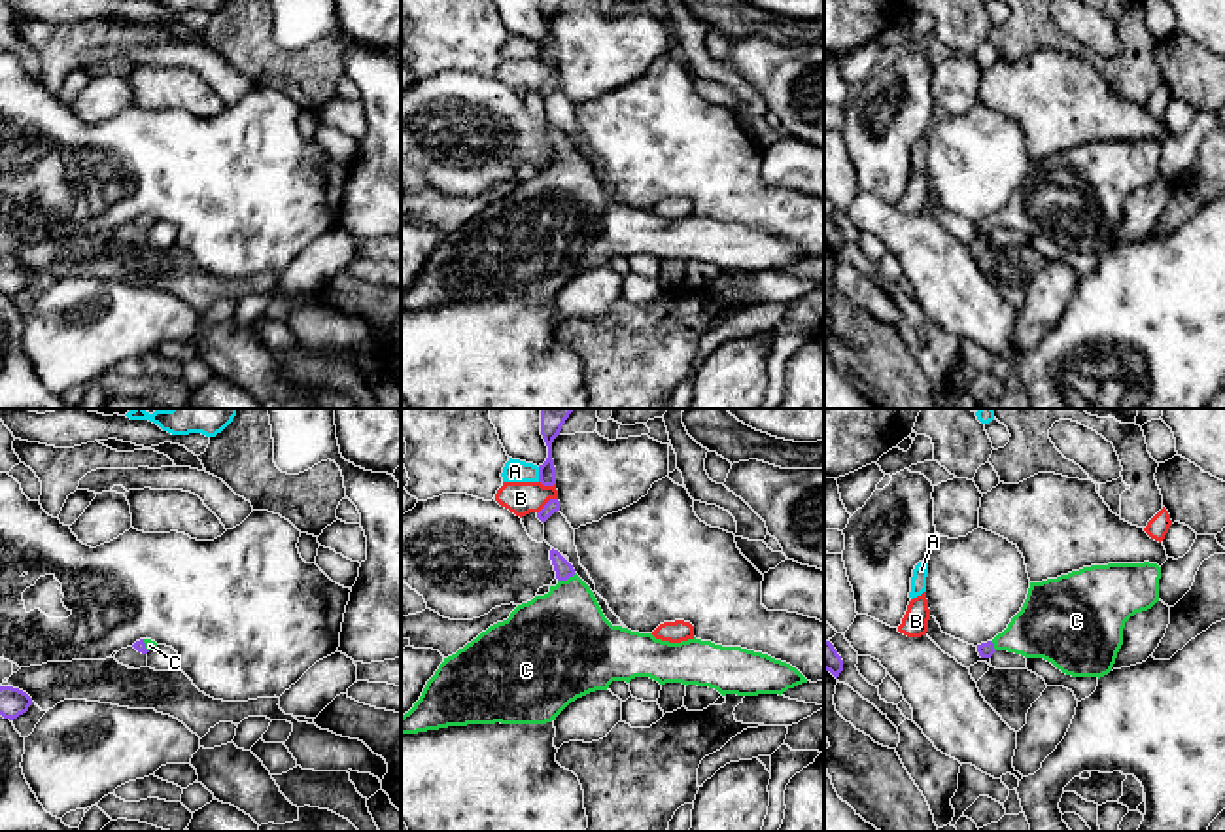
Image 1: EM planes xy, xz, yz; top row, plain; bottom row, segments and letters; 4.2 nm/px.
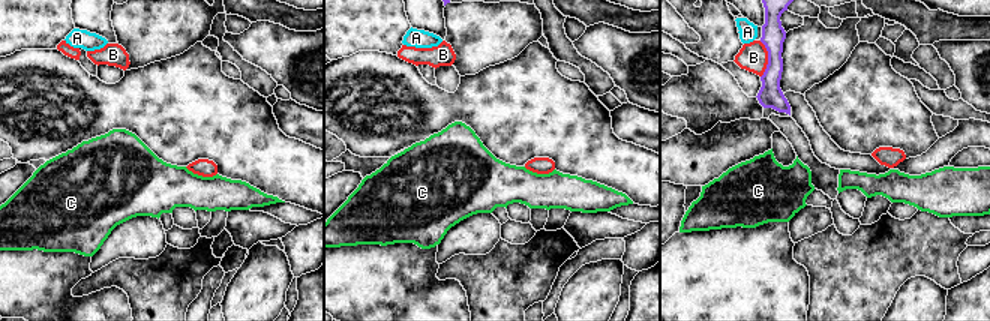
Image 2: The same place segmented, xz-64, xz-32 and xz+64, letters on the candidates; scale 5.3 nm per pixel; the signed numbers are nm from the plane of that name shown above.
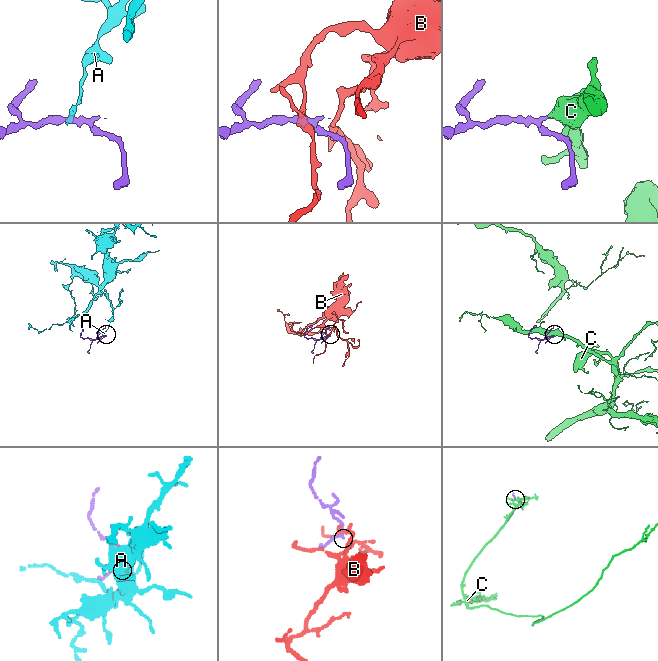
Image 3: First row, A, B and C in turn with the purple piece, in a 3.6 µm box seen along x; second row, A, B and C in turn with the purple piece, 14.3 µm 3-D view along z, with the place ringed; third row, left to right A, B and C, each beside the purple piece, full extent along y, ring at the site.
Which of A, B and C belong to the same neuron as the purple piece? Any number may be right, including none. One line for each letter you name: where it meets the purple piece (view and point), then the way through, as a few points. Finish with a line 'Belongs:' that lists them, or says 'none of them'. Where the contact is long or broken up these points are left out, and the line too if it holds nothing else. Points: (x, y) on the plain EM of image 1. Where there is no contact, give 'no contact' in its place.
C: meets purple in xz at (566, 156); runs through xz (564, 146), (566, 156), (562, 214)
Belongs: C

